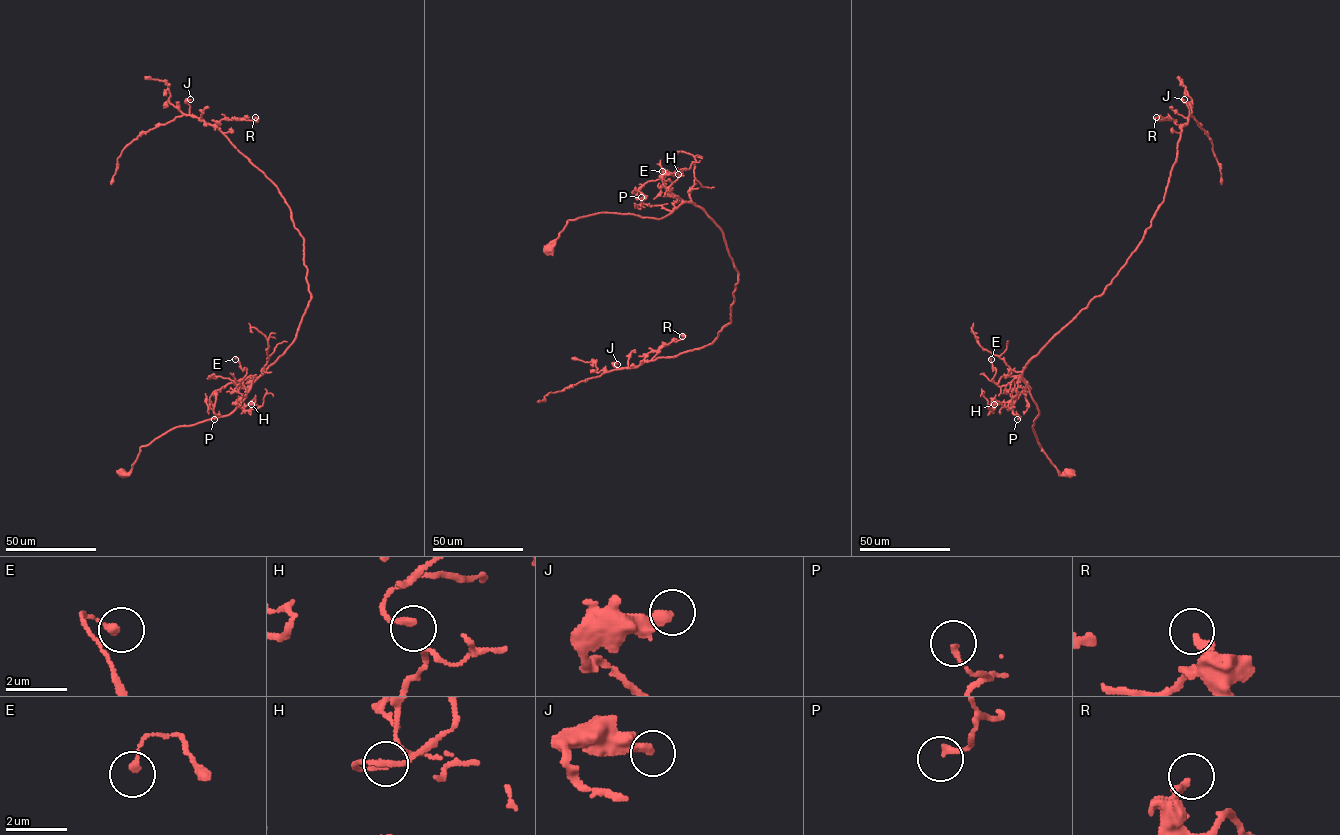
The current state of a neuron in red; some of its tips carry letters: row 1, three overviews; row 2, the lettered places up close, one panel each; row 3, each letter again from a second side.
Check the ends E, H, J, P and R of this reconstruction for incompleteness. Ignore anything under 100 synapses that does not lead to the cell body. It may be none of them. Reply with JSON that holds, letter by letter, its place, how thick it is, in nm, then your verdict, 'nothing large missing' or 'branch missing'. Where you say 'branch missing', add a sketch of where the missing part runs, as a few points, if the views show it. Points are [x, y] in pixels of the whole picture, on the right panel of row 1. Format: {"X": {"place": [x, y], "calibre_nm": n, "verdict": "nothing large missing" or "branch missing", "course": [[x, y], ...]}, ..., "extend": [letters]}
{"E": {"place": [991, 359], "calibre_nm": 200, "verdict": "nothing large missing"}, "H": {"place": [994, 404], "calibre_nm": 140, "verdict": "nothing large missing"}, "J": {"place": [1184, 99], "calibre_nm": 320, "verdict": "nothing large missing"}, "P": {"place": [1017, 419], "calibre_nm": 170, "verdict": "nothing large missing"}, "R": {"place": [1156, 117], "calibre_nm": 240, "verdict": "nothing large missing"}, "extend": []}

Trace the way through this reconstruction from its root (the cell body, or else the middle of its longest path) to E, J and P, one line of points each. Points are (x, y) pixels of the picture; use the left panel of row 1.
E: (121, 471), (126, 475), (141, 446), (175, 427), (228, 415), (256, 378), (237, 386), (247, 369), (235, 359)
J: (121, 471), (175, 427), (228, 415), (292, 342), (310, 299), (284, 197), (189, 114), (190, 99)
P: (121, 471), (126, 475), (141, 446), (175, 427), (228, 415), (248, 389), (229, 383), (216, 390), (214, 419)

